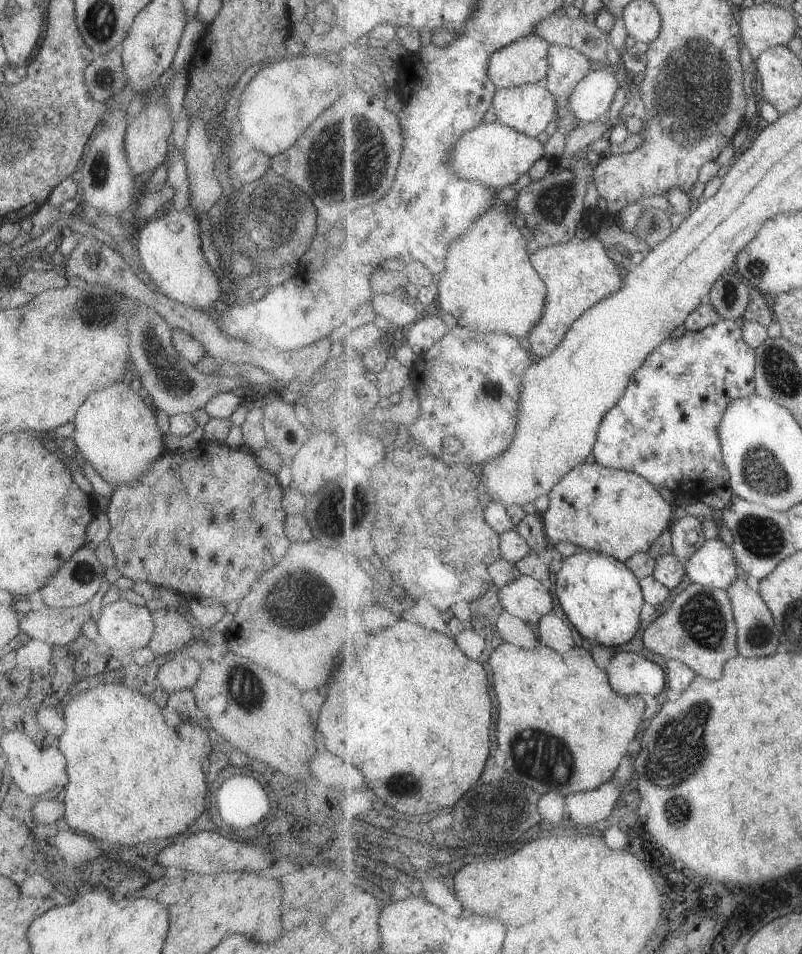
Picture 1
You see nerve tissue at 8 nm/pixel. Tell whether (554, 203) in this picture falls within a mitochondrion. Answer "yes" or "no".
yes

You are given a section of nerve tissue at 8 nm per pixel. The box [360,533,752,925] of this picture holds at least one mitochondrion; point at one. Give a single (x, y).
(678, 752)

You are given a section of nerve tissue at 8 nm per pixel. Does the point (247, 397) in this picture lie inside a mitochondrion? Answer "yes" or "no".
no

